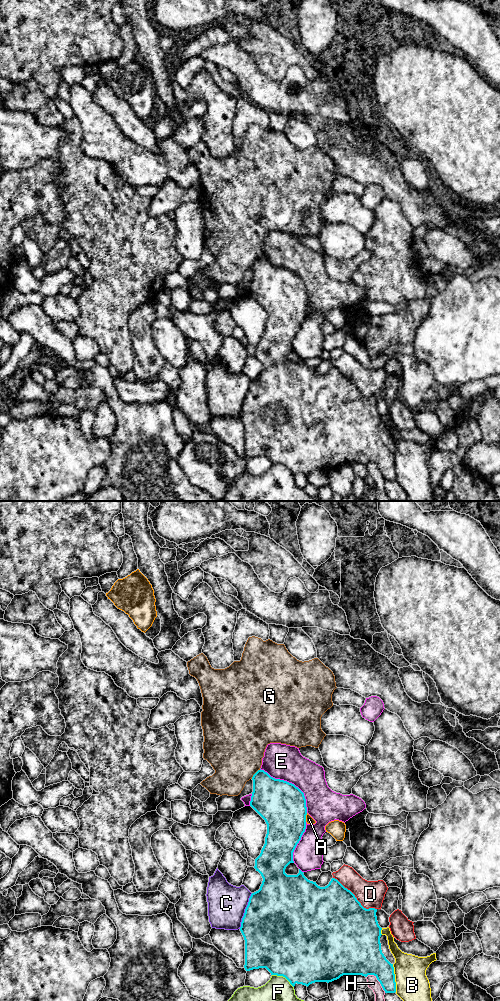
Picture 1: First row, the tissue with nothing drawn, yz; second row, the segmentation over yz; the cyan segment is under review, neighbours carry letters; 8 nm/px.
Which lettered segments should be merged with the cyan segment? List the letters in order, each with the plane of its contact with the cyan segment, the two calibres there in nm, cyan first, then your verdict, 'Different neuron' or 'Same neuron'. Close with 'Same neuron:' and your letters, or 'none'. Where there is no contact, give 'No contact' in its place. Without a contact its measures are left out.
A: Touches cyan in yz. Thickness 380 nm (cyan) against 60 nm. Different neuron
B: Touches cyan in yz. Thickness 240 nm (cyan) against 280 nm. Different neuron
C: Touches cyan in yz. Thickness 500 nm (cyan) against 300 nm. Different neuron
D: Touches cyan in yz. Thickness 500 nm (cyan) against 220 nm. Different neuron
E: Touches cyan in yz. Thickness 380 nm (cyan) against 280 nm. Different neuron
F: Touches cyan in yz. Thickness 500 nm (cyan) against 380 nm. Different neuron
G: Touches cyan in yz. Thickness 320 nm (cyan) against 460 nm. Different neuron
H: Touches cyan in yz. Thickness 340 nm (cyan) against 100 nm. Different neuron
Same neuron: none

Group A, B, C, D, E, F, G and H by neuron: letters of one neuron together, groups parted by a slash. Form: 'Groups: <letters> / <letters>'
Groups: A / B / C / D / E / F / G / H

